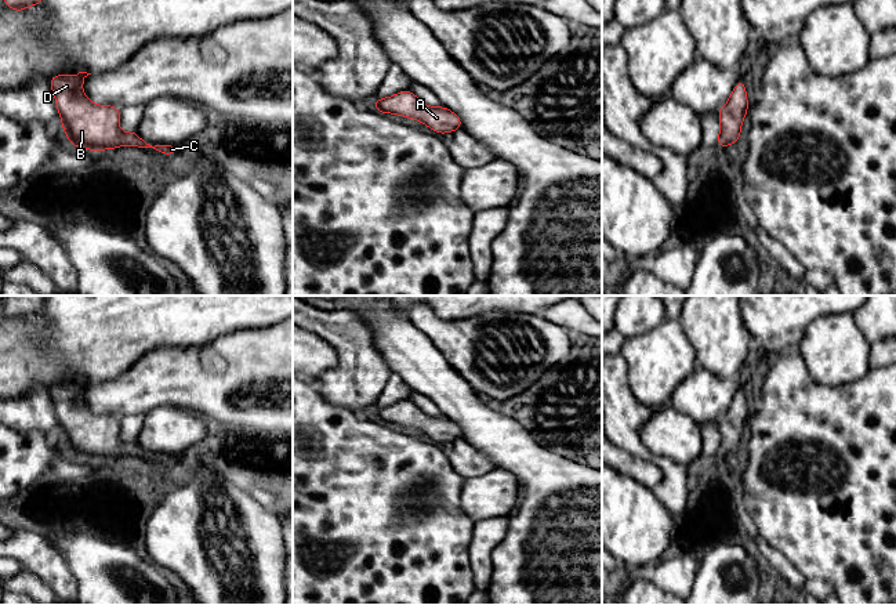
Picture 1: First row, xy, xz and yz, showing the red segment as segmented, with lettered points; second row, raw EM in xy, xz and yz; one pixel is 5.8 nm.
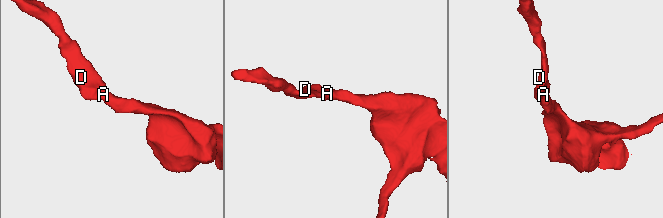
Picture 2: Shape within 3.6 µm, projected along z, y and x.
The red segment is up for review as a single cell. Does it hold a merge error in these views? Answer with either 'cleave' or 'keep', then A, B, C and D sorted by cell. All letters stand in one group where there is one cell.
keep; groups A B C D

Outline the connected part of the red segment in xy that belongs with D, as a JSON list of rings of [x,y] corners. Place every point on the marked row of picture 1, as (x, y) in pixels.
[[[79,72],[75,76],[64,73],[48,80],[55,95],[62,128],[72,145],[90,151],[127,145],[163,152],[166,156],[178,152],[177,145],[156,145],[141,140],[135,130],[120,131],[120,109],[112,105],[95,105],[83,94],[83,79],[88,75],[91,73]]]

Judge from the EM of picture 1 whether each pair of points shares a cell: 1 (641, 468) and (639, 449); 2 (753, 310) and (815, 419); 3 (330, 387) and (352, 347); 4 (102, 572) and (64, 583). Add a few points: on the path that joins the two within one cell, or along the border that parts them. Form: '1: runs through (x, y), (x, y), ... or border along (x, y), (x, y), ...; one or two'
1: border along (616, 445), (650, 460), (663, 478); two
2: border along (795, 348), (782, 354); two
3: runs through (340, 377), (352, 365), (352, 357); one
4: border along (57, 553), (75, 579), (78, 590); two

